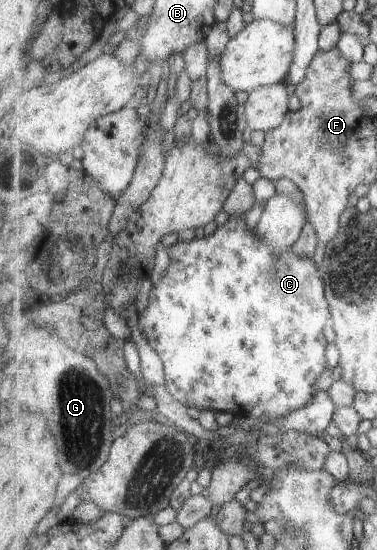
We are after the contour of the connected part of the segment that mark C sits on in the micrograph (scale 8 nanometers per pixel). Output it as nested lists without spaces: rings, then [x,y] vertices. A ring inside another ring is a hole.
[[[236,214],[218,228],[214,234],[196,238],[184,242],[178,242],[172,246],[172,262],[162,284],[153,287],[150,296],[149,306],[144,310],[138,319],[140,330],[146,336],[150,346],[161,357],[164,364],[166,376],[166,386],[176,398],[186,404],[186,406],[206,409],[209,411],[230,412],[236,417],[253,416],[255,419],[263,421],[280,420],[286,418],[288,414],[308,406],[314,402],[319,391],[316,390],[316,380],[322,376],[326,370],[326,347],[328,340],[324,336],[324,328],[333,324],[334,312],[330,306],[330,298],[326,296],[326,282],[324,270],[316,264],[316,254],[314,256],[300,256],[296,254],[294,248],[274,252],[260,236],[257,228],[252,232],[245,222],[246,214]]]

